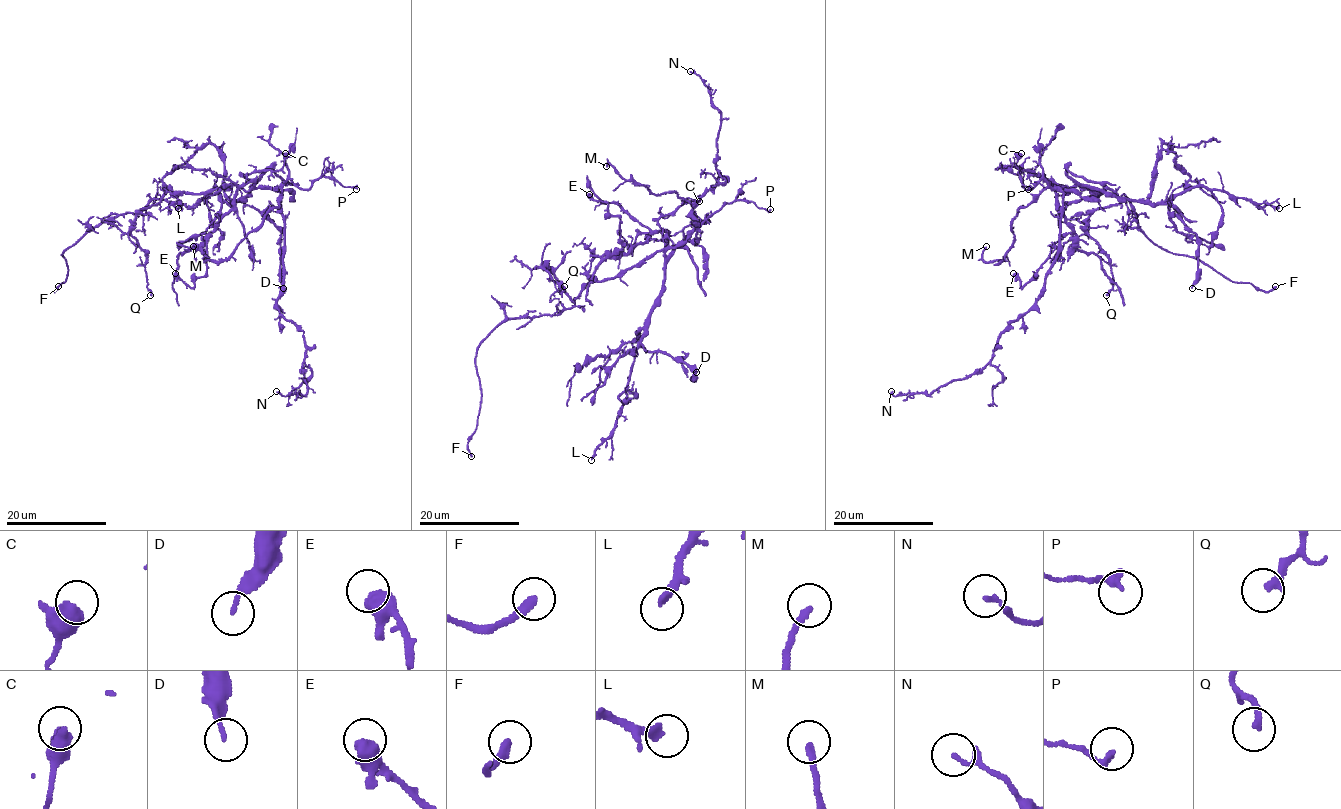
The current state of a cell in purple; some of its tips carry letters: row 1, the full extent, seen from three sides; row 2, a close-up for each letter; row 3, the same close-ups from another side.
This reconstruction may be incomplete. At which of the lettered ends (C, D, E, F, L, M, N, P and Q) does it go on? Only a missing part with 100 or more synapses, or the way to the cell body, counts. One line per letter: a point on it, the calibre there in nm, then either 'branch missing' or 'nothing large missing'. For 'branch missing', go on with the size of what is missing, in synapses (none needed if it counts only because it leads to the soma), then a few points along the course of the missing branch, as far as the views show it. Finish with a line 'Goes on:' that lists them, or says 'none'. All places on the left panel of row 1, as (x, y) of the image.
C: place (285, 153); calibre 420 nm; nothing large missing
D: place (283, 288); calibre 150 nm; nothing large missing
E: place (175, 273); calibre 440 nm; nothing large missing
F: place (58, 286); calibre 300 nm; branch missing; course (58, 286), (80, 223), (112, 189), (129, 153), (148, 133), (271, 88), (316, 93), (331, 75)
L: place (178, 208); calibre 280 nm; nothing large missing
M: place (193, 246); calibre 220 nm; nothing large missing
N: place (276, 391); calibre 130 nm; nothing large missing
P: place (356, 189); calibre 240 nm; nothing large missing
Q: place (150, 295); calibre 260 nm; nothing large missing
Goes on: F

